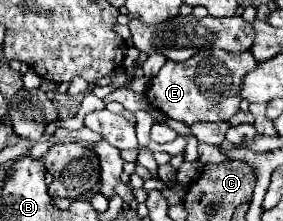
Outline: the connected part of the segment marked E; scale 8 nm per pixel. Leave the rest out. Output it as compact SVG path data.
M204 49L182 63L166 61L158 75L150 79L146 97L152 107L186 125L198 121L230 121L230 117L240 109L242 79L256 67L258 61L250 51L226 53L222 49Z

